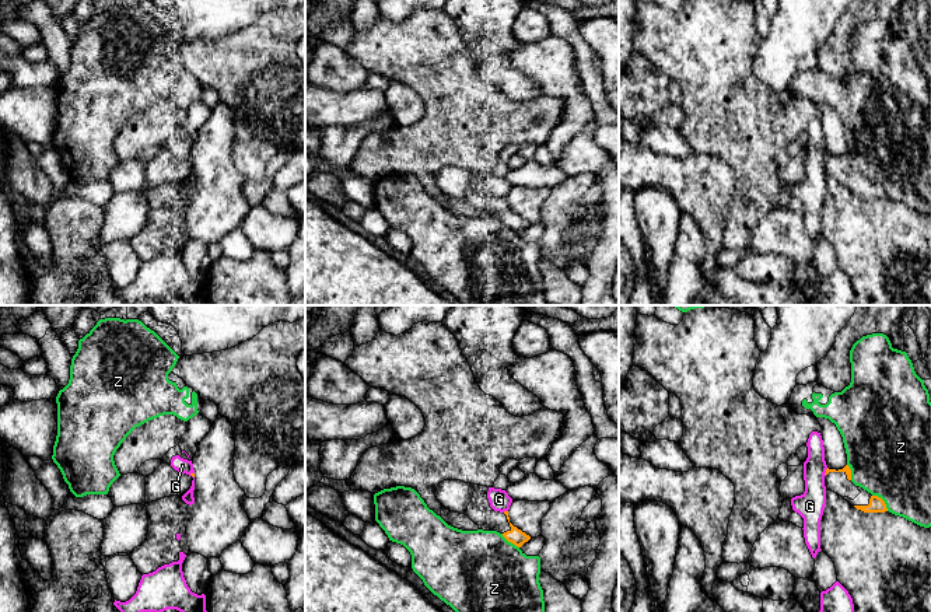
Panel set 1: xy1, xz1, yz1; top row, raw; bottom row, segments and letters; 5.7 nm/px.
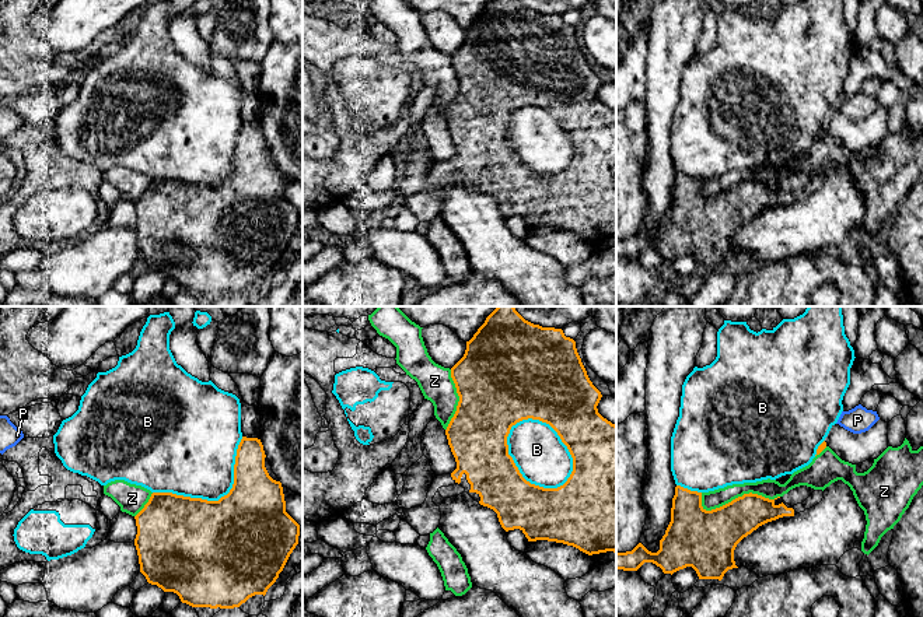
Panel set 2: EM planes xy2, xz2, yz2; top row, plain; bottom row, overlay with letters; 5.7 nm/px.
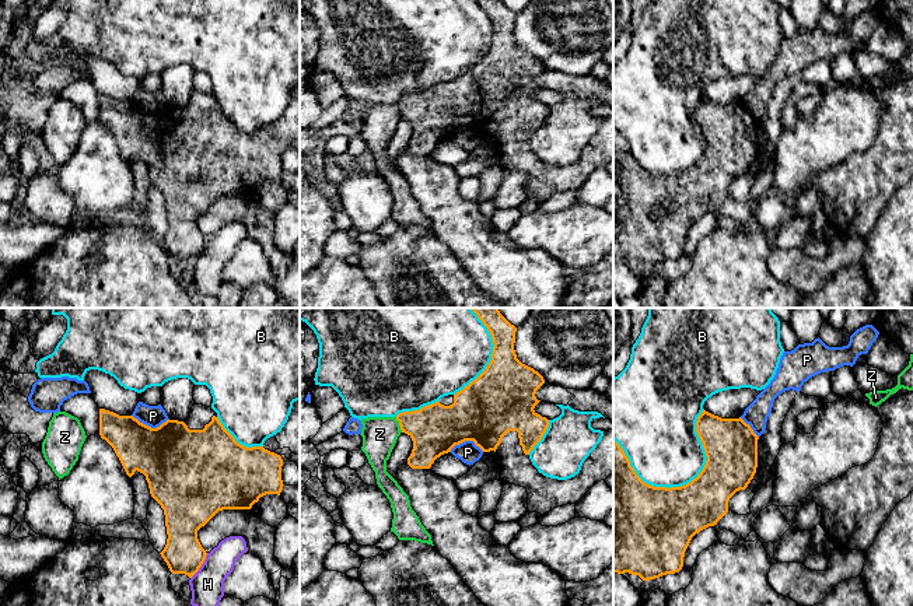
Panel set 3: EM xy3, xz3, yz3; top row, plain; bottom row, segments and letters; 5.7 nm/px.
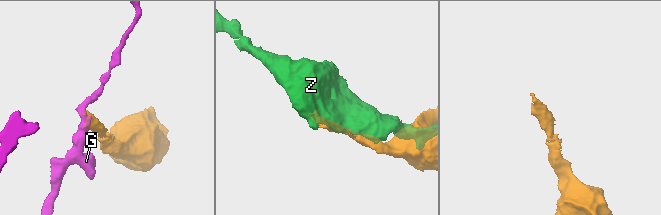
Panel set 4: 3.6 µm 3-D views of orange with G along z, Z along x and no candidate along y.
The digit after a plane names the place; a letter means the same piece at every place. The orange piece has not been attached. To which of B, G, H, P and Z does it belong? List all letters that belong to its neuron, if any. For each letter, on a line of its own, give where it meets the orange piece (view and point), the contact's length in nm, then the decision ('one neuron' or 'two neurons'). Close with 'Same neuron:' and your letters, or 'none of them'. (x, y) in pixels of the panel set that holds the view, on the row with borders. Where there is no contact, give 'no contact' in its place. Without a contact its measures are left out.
B: contact xz2 (518, 470); length 460 nm; two neurons
G: contact yz1 (826, 472); length 50 nm; two neurons
H: contact xy3 (200, 566); length 180 nm; two neurons
P: contact xy3 (150, 427); length 220 nm; two neurons
Z: contact yz2 (740, 497); length 460 nm; two neurons
Same neuron: none of them

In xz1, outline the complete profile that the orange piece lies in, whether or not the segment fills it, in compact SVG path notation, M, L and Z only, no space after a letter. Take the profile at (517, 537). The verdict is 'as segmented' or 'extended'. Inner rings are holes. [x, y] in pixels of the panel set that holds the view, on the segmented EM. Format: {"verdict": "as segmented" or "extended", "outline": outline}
{"verdict": "extended", "outline": "M475 485L473 497L465 514L479 525L479 529L497 531L508 542L521 548L531 536L510 522L508 511L500 513L490 507L487 492L489 487Z"}

